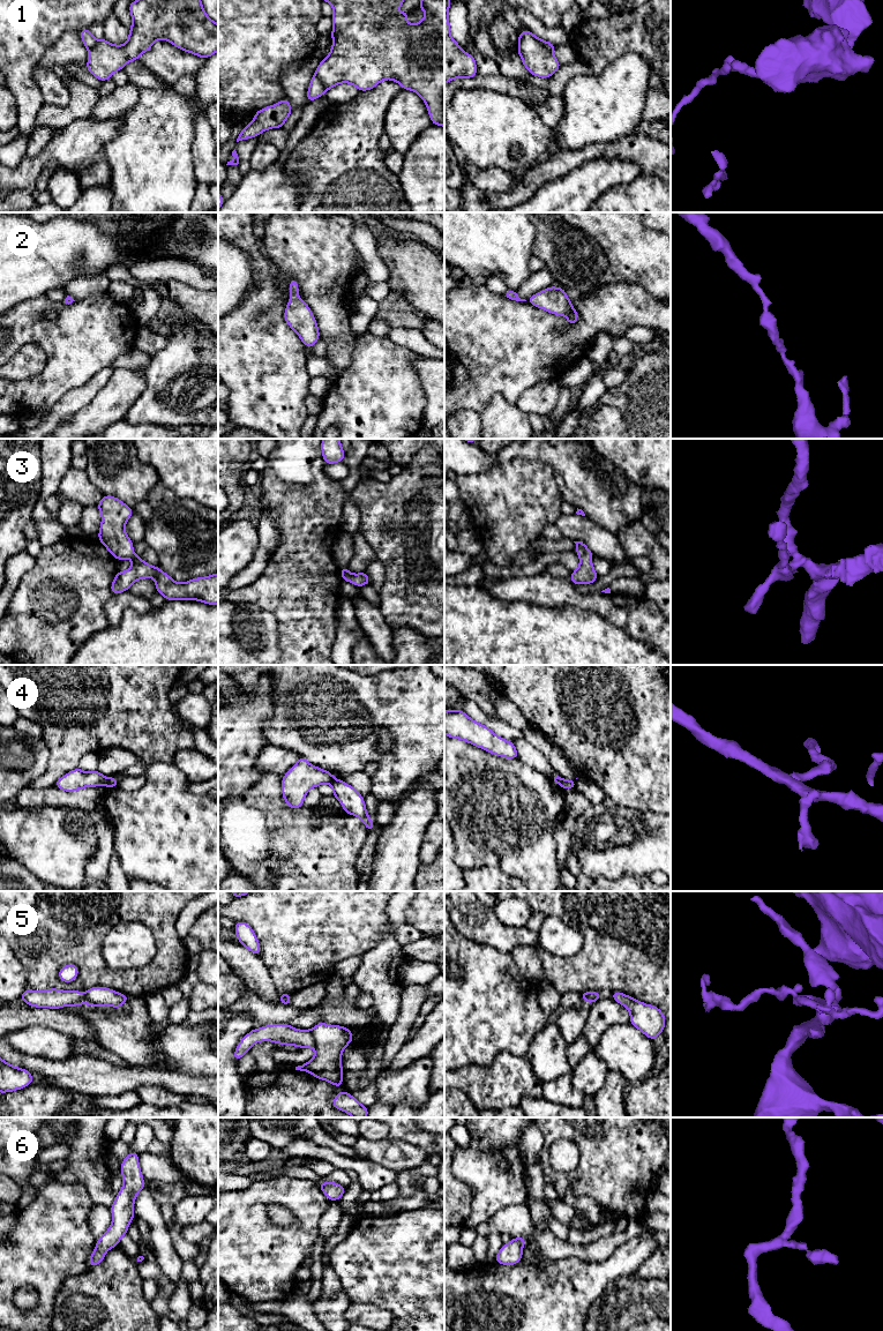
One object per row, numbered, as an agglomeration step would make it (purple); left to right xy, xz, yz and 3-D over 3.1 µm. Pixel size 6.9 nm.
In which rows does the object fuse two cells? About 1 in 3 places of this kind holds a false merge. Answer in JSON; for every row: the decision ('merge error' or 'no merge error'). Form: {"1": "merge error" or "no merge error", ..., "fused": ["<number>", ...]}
{"1": "merge error", "2": "no merge error", "3": "no merge error", "4": "merge error", "5": "merge error", "6": "no merge error", "fused": ["1", "4", "5"]}

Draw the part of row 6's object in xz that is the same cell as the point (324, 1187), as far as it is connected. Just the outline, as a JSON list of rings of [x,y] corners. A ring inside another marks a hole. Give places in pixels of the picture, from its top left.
[[[331,1181],[322,1182],[322,1183],[319,1183],[317,1186],[325,1194],[325,1197],[329,1201],[341,1199],[344,1192],[346,1191],[345,1187]]]

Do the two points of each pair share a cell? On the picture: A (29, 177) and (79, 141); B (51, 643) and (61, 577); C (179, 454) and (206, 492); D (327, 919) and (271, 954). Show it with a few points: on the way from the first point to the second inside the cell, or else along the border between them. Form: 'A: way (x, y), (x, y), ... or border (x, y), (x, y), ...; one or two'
A: way (38, 164), (52, 150), (66, 148); one
B: way (54, 627), (55, 593); one
C: way (188, 463), (206, 483); one
D: way (313, 921), (285, 949); one

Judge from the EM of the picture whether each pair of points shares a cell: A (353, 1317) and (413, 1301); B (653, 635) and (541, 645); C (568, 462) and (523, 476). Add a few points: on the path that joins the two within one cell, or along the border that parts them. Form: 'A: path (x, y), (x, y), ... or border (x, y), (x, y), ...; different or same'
A: border (358, 1302), (378, 1305), (387, 1309), (394, 1318); different
B: border (608, 621), (631, 637), (645, 641), (655, 650); different
C: border (525, 457), (546, 463), (552, 469), (561, 493); different

